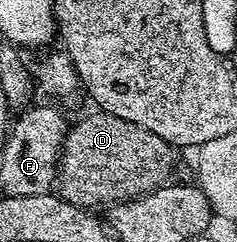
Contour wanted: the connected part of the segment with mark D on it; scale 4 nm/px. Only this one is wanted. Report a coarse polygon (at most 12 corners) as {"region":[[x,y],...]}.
{"region":[[103,112],[67,127],[55,193],[111,208],[165,185],[177,151]]}

